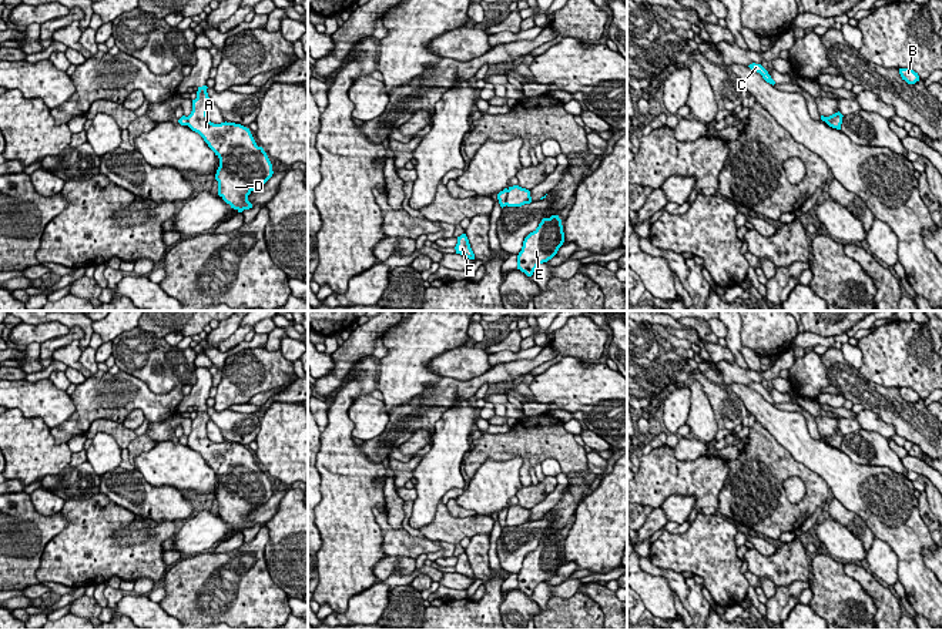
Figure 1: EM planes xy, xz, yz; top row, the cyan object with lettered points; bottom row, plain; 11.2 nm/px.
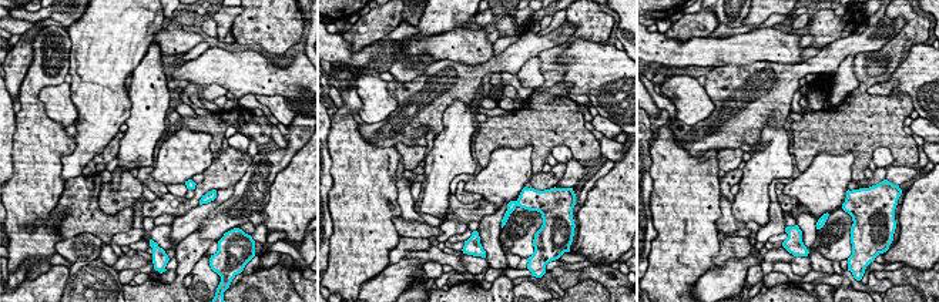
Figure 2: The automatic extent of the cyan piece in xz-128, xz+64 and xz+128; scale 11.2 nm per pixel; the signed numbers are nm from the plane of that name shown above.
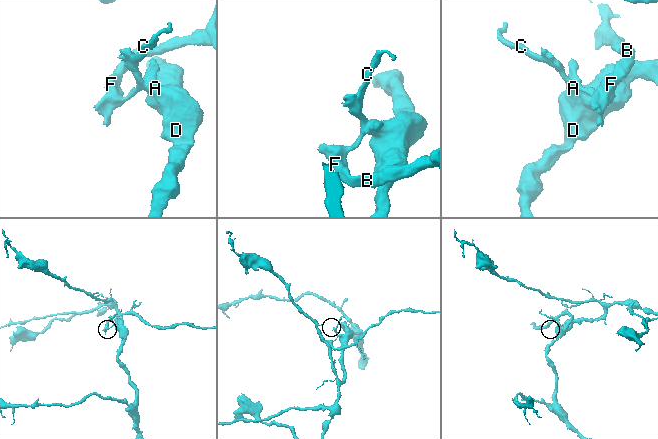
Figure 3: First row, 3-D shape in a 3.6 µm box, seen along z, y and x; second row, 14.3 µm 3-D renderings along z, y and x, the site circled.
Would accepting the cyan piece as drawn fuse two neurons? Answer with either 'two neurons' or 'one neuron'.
two neurons

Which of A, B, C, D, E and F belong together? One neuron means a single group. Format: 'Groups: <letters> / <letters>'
Groups: A D E / B C F

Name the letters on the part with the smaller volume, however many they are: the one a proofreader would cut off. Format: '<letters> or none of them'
B, C, F

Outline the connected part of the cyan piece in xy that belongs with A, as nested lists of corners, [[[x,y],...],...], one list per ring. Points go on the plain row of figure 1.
[[[207,405],[198,406],[197,418],[192,419],[192,430],[187,436],[187,445],[198,452],[208,466],[219,477],[219,486],[215,493],[218,500],[218,515],[231,525],[231,527],[242,532],[252,527],[248,515],[264,505],[274,493],[272,483],[262,466],[258,466],[249,448],[235,442],[214,443],[208,439],[207,423],[211,420]]]

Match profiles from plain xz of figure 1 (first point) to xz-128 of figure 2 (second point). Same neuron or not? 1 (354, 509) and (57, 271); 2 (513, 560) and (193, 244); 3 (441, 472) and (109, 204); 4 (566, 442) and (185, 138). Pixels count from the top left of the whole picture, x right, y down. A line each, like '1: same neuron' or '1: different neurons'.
1: different neurons
2: different neurons
3: different neurons
4: different neurons

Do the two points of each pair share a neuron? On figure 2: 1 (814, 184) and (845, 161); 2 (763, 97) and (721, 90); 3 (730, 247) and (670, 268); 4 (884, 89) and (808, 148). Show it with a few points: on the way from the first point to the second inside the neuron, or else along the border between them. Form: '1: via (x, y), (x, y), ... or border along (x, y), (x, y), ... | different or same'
1: via (821, 184), (838, 168) | same
2: via (753, 94), (731, 90) | same
3: border along (721, 237), (718, 254), (714, 258), (717, 265) | different
4: border along (877, 94), (879, 96) | different

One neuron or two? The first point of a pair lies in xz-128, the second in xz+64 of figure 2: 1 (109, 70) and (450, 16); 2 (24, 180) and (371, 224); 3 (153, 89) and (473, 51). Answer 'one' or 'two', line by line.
1: one
2: one
3: two

